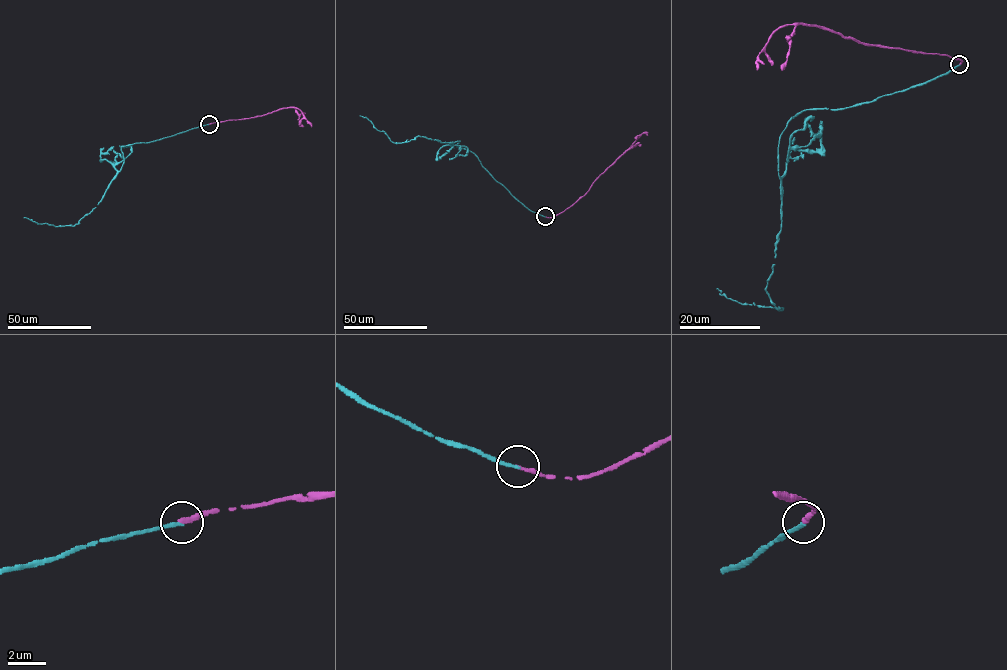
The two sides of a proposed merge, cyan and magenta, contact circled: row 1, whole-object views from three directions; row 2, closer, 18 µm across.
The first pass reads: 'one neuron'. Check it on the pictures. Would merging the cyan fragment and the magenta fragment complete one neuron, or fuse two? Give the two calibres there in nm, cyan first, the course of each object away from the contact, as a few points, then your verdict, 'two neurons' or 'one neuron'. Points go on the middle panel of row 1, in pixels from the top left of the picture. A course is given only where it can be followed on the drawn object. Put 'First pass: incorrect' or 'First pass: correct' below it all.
calibres 190 and 220 nm; course cyan (544, 216), (518, 201), (473, 153), (457, 146), (459, 141), (442, 142), (417, 136), (394, 143), (359, 115); course magenta (545, 216), (554, 217), (572, 205), (639, 136), (647, 132); one neuron
First pass: correct

